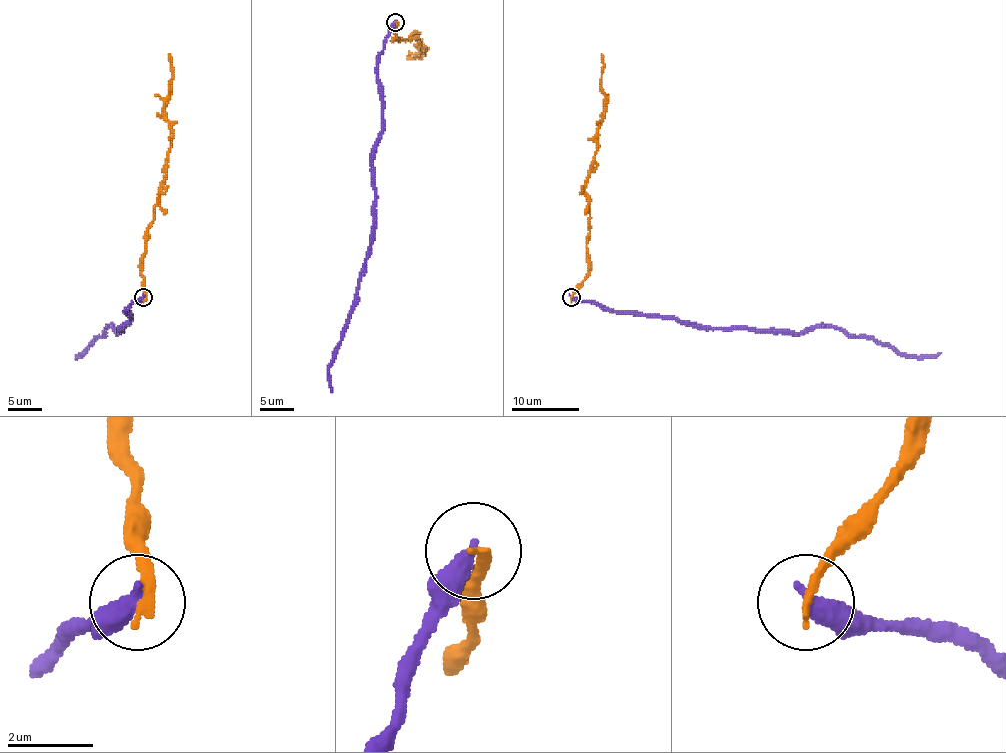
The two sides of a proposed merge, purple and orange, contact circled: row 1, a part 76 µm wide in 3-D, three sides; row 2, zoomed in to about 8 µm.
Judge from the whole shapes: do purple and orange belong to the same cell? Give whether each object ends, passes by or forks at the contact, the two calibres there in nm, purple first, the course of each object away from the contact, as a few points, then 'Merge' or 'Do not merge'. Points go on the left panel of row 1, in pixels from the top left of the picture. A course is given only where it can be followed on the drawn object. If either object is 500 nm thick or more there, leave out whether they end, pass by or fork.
At the ring purple ends. At the ring orange ends. Thickness 440 nm (purple) against 260 nm. Course of purple: (143, 297), (128, 309), (129, 317), (119, 332), (114, 327), (107, 327), (80, 353). Course of orange: (143, 297), (145, 236), (153, 219), (170, 150), (170, 121), (165, 116), (165, 99), (172, 87), (168, 53). Do not merge

